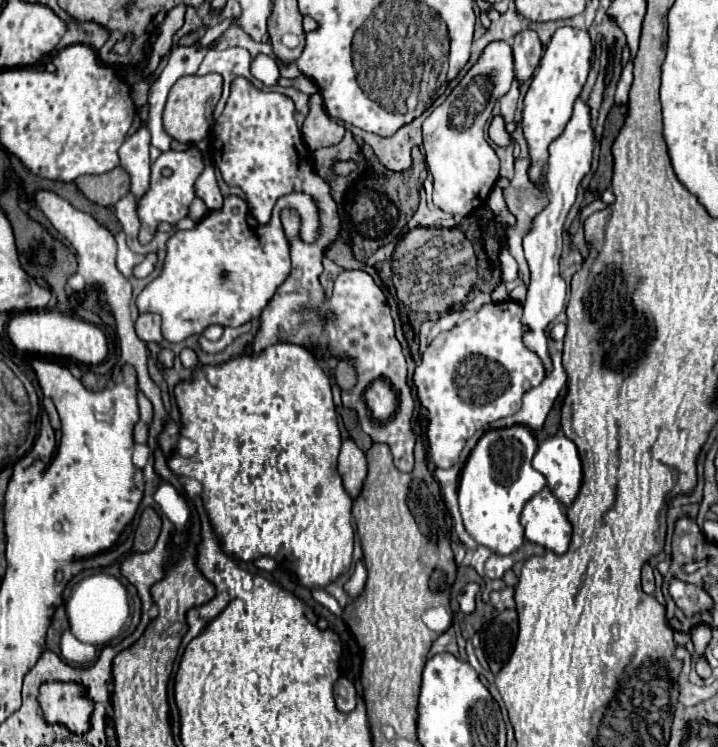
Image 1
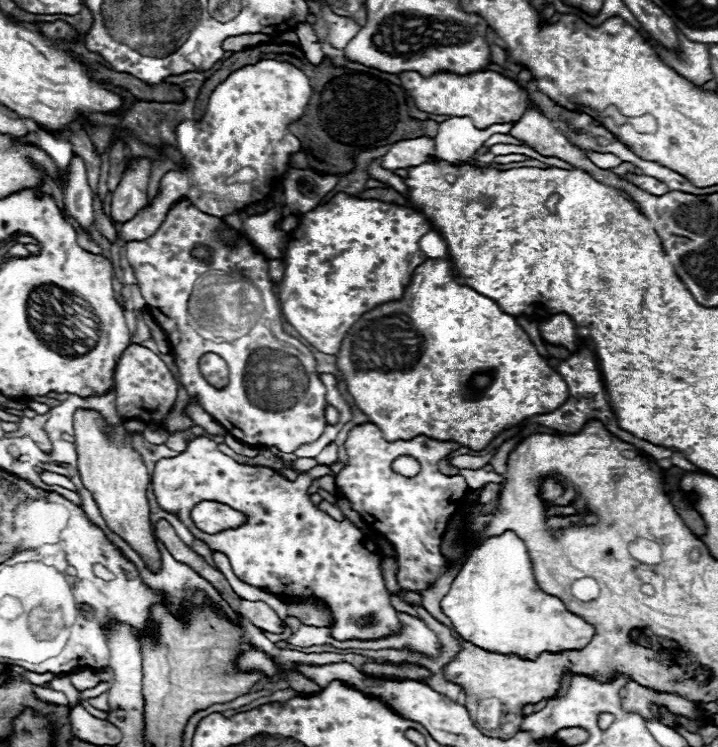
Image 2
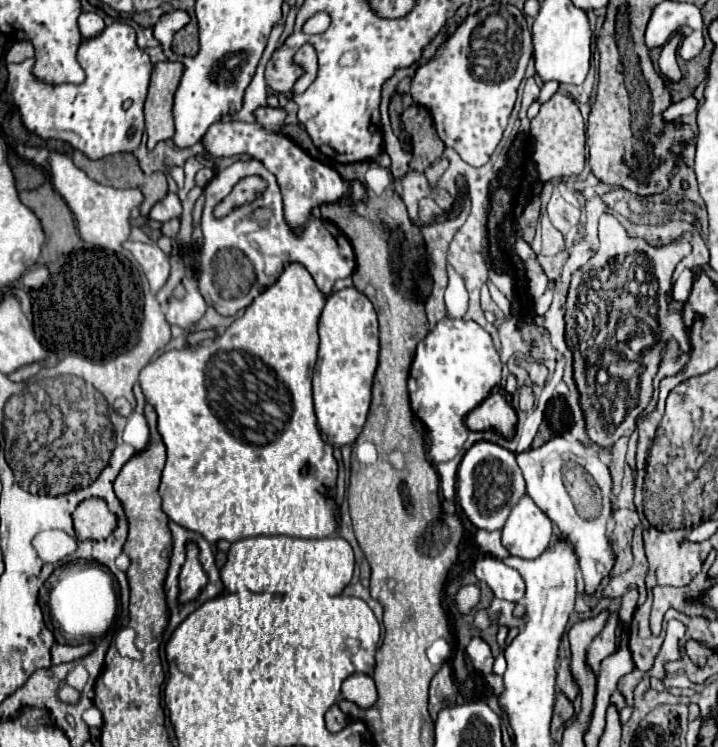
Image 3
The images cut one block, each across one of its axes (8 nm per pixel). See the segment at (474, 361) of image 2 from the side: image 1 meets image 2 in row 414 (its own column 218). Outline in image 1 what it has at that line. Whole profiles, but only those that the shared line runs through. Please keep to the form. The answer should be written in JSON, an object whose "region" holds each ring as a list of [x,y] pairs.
{"region":[[[274,344],[266,348],[258,356],[238,356],[234,360],[228,360],[222,366],[204,366],[202,370],[196,370],[194,378],[190,382],[182,382],[174,390],[180,416],[182,416],[182,436],[194,440],[198,444],[198,452],[192,458],[182,458],[178,452],[168,460],[168,466],[174,474],[196,478],[202,484],[202,502],[206,506],[206,512],[210,516],[210,522],[218,536],[222,536],[222,548],[230,552],[232,556],[250,562],[260,556],[274,558],[282,568],[292,570],[300,584],[306,588],[326,588],[330,582],[334,582],[338,576],[346,574],[352,564],[352,544],[354,544],[354,530],[352,530],[352,500],[346,496],[346,490],[342,488],[340,474],[336,470],[338,466],[338,452],[342,444],[338,420],[336,420],[336,408],[332,400],[330,390],[330,378],[320,368],[320,362],[316,356],[296,344]]]}

